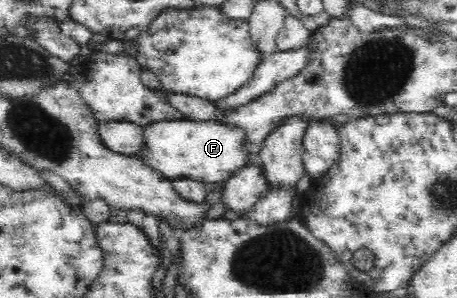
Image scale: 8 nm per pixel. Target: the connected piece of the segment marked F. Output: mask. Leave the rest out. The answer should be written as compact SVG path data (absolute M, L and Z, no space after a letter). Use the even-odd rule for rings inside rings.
M189 120L157 121L143 127L143 148L136 157L150 170L173 182L191 179L201 183L227 181L237 170L251 164L251 158L243 145L243 133L239 129L223 127L214 121L193 122Z

